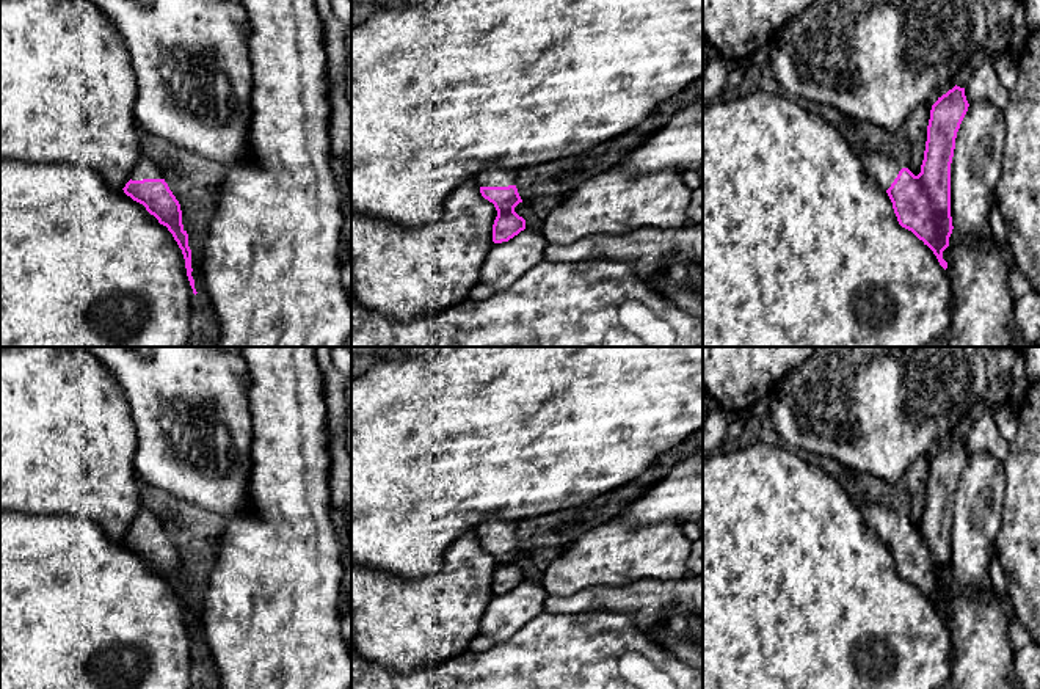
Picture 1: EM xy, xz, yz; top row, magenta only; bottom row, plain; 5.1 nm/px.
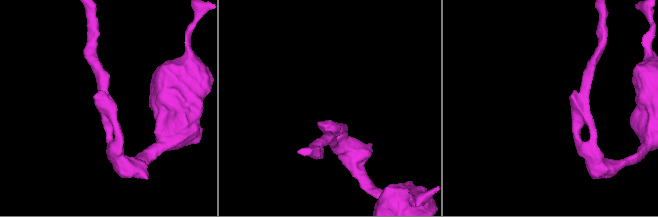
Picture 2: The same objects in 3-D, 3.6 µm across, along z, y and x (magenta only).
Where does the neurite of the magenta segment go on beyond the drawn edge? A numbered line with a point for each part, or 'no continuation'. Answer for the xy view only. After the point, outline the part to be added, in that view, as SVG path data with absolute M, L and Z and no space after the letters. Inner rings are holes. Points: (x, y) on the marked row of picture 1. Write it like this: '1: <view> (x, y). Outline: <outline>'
1: xy (145, 168). Outline: M143 154L138 159L132 176L132 180L143 180L143 179L163 179L162 173L158 171L158 168L149 160L146 159Z

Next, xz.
1: xz (491, 174). Outline: M486 165L478 171L477 182L480 187L508 187L516 184L516 173Z

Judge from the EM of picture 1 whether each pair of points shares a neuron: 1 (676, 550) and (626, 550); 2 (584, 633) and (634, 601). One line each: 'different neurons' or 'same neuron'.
1: same neuron
2: different neurons

